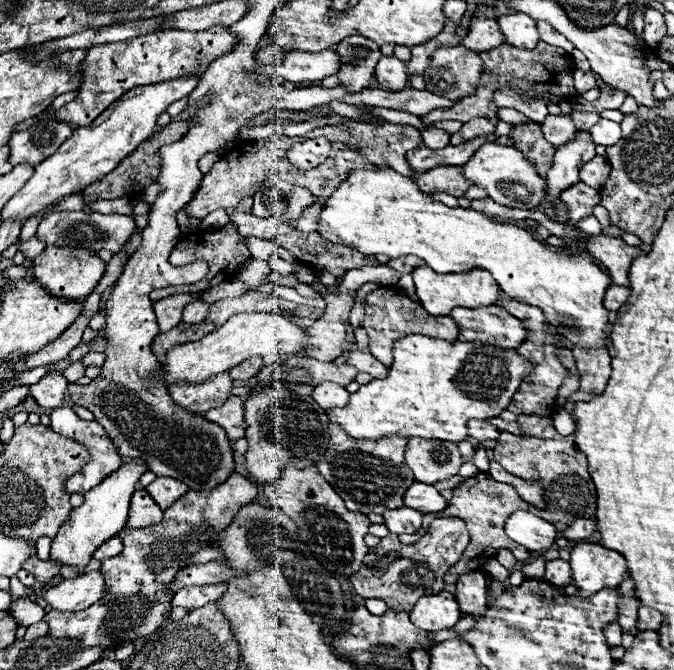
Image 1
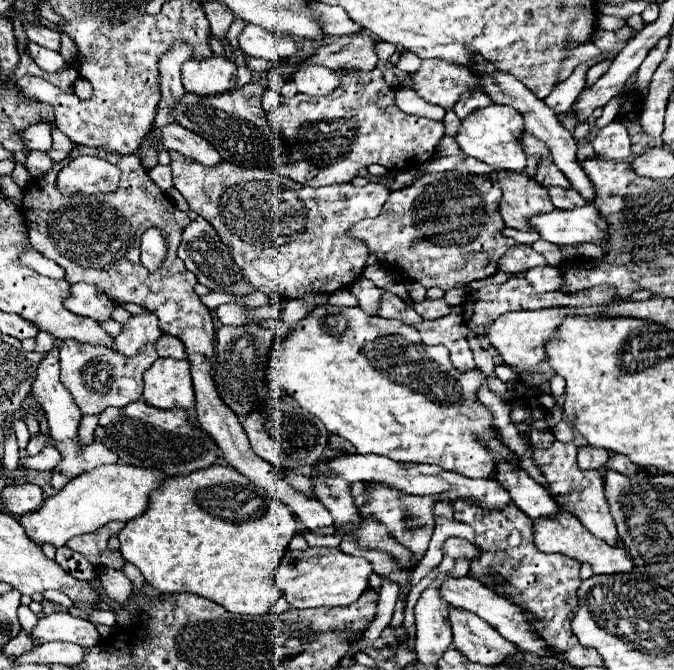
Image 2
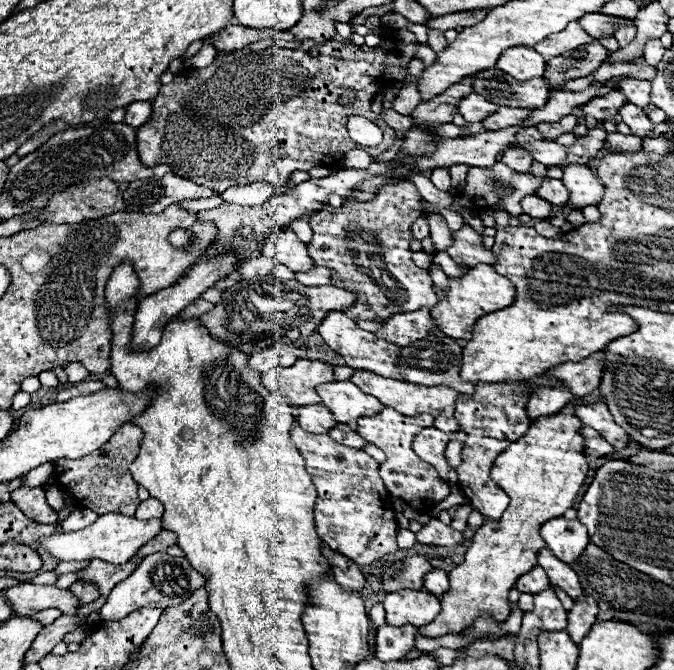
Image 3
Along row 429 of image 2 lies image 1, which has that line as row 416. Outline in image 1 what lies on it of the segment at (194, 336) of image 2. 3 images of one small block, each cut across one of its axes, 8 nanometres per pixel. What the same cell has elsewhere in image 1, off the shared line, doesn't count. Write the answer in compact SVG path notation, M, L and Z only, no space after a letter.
M230 396L222 406L212 408L202 416L222 426L226 430L228 440L244 438L244 402L240 396Z

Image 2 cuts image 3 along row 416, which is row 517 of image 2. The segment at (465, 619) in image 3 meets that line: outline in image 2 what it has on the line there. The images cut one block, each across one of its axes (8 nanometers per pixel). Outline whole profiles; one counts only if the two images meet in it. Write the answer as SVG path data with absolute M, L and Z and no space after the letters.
M560 510L556 516L548 516L548 520L534 520L534 544L536 548L540 548L546 554L566 554L572 556L580 562L586 562L592 566L594 574L620 574L620 572L632 572L632 560L626 554L624 546L608 546L604 540L592 536L592 532L588 532L580 520L576 520L576 516L572 516L570 512Z

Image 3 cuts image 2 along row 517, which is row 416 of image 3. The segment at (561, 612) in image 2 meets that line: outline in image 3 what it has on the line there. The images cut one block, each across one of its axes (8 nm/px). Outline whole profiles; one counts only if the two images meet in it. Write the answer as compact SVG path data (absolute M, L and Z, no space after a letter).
M478 382L474 394L460 394L456 400L454 418L466 434L466 440L462 448L462 462L454 470L458 474L460 490L486 520L500 518L508 508L508 496L490 480L490 468L496 456L506 450L508 444L522 438L530 428L530 418L526 414L526 390L528 382Z

